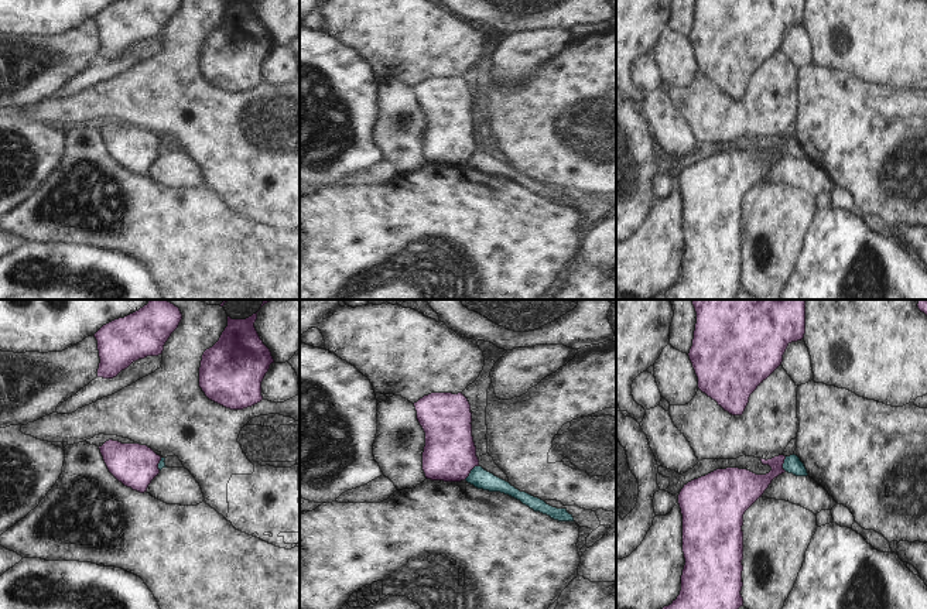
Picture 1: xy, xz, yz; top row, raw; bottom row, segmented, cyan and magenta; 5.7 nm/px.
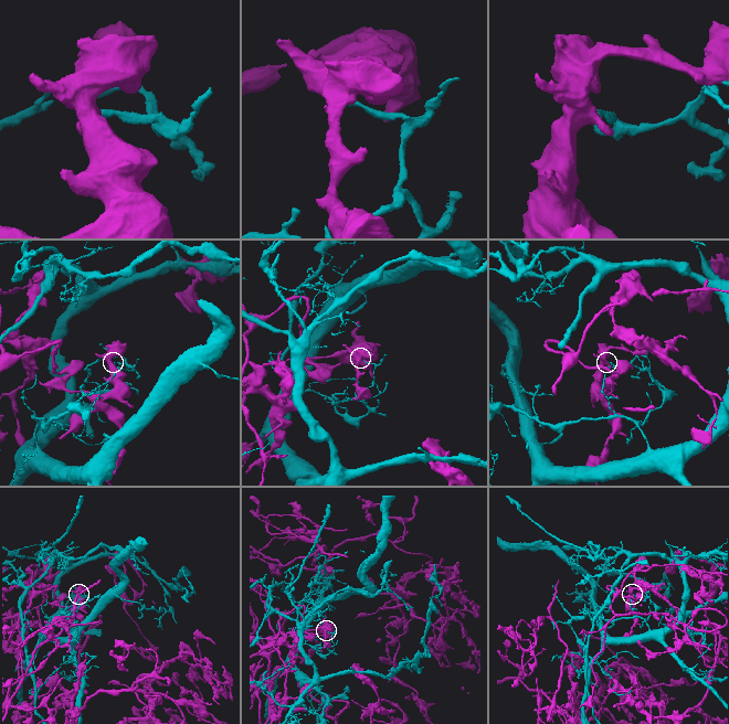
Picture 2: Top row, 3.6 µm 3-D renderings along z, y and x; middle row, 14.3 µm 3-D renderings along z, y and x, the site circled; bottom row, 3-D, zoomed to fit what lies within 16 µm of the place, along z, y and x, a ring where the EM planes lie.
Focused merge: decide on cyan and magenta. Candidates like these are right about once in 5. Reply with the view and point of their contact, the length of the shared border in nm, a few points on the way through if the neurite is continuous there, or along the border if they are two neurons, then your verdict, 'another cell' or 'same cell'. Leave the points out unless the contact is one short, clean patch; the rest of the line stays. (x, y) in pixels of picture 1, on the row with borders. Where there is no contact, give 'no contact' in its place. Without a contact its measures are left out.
contact xz (471, 472); length 120 nm; another cell

